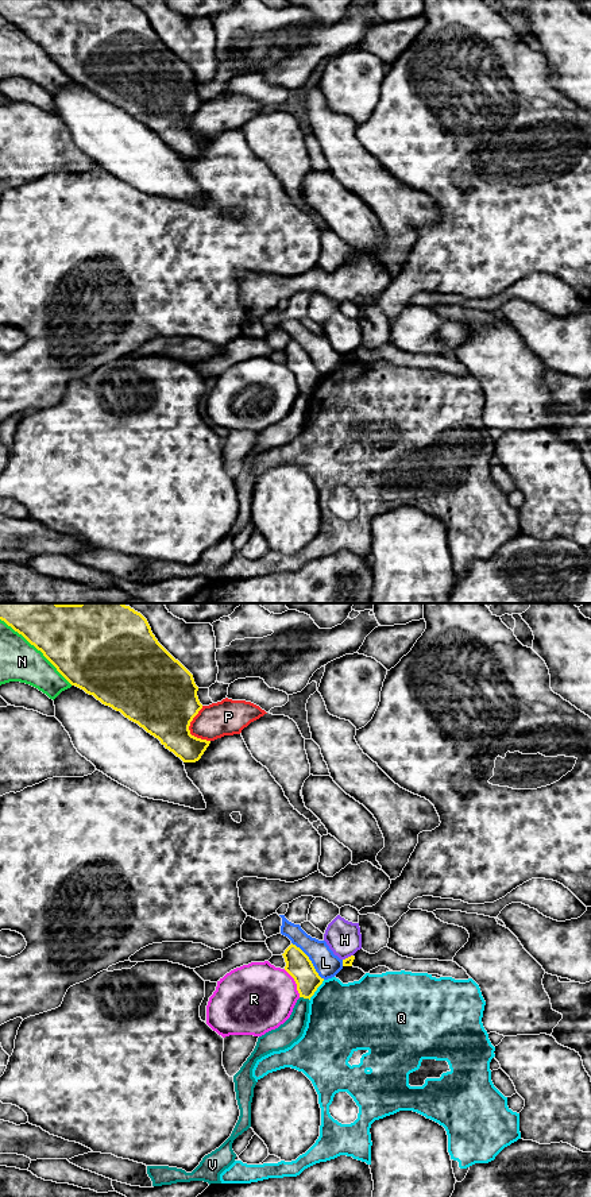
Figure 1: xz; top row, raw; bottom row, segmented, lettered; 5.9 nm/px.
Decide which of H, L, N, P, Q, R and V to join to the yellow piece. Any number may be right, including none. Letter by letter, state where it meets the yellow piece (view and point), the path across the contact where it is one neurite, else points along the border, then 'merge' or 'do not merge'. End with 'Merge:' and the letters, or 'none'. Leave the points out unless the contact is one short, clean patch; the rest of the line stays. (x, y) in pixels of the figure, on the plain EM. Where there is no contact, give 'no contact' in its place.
H: meets yellow in xz at (348, 352); do not merge
L: meets yellow in xz at (311, 356); do not merge
N: meets yellow in xz at (37, 43); do not merge
P: meets yellow in xz at (188, 124); do not merge
Q: meets yellow in xz at (316, 385); border along xz (324, 375), (309, 396); do not merge
R: meets yellow in xz at (296, 378); border along xz (284, 365), (293, 374), (300, 392); do not merge
V: meets yellow in xz at (305, 393); border along xz (300, 392), (309, 394); do not merge
Merge: none

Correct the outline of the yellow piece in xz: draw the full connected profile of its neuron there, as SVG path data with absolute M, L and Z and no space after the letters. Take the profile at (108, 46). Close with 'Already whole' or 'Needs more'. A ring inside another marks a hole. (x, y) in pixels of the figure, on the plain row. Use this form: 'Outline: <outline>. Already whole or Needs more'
Outline: M0 0L0 15L22 30L72 80L103 100L120 107L179 152L184 158L201 154L210 136L190 130L189 121L202 104L193 70L155 34L147 15L125 0Z. Already whole

